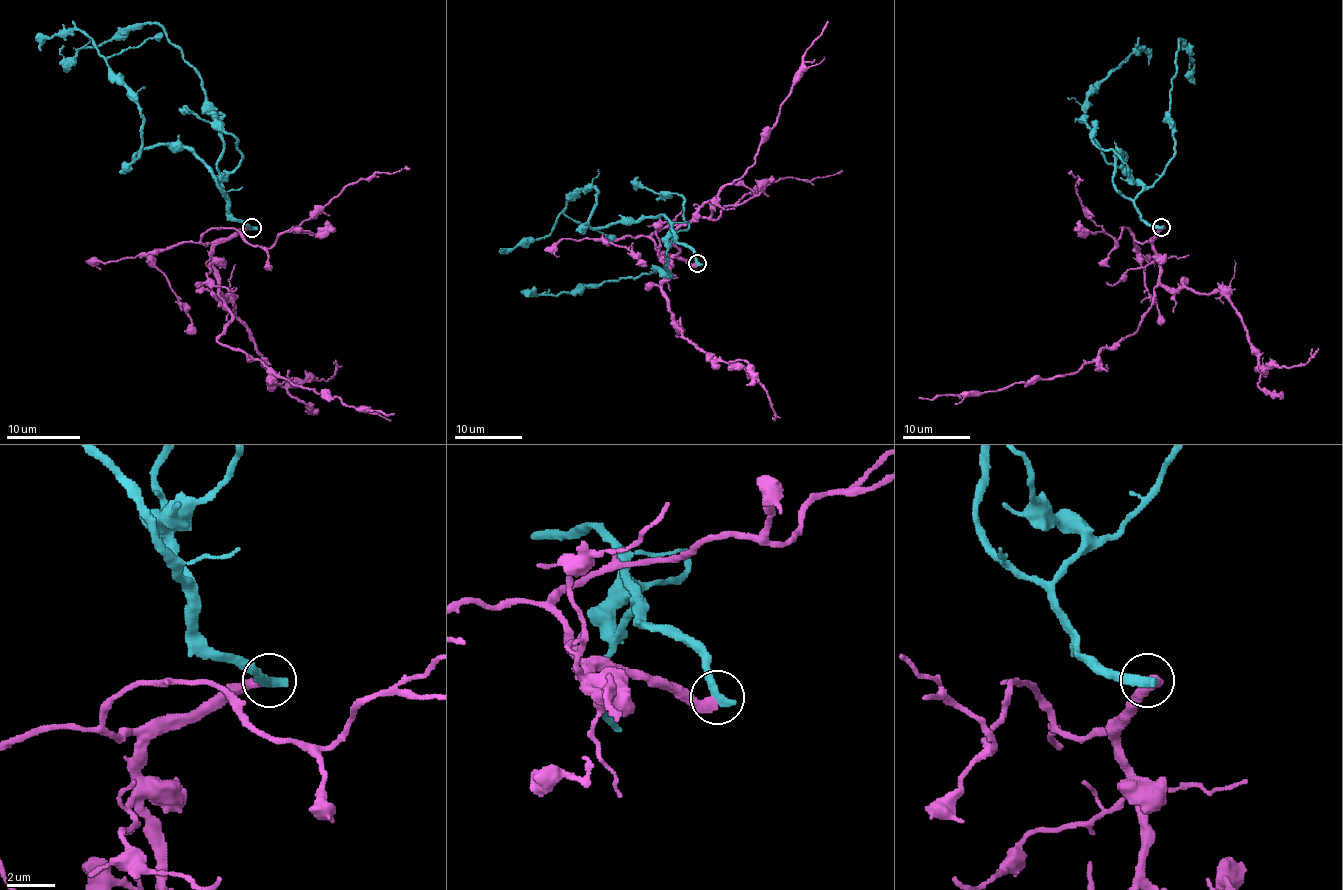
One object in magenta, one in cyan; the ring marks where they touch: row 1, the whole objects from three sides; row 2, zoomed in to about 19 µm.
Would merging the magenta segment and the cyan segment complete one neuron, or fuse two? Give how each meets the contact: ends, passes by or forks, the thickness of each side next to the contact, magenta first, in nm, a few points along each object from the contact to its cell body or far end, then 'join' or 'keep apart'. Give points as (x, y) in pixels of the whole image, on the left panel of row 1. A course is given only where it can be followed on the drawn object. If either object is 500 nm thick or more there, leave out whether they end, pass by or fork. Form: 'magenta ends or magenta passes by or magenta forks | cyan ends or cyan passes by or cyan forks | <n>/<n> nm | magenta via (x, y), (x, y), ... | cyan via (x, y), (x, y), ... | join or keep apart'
magenta ends | cyan ends | 440/480 nm | magenta via (251, 227), (214, 245), (214, 277), (231, 317), (218, 341), (240, 348), (295, 385), (352, 407), (393, 413) | cyan via (251, 227), (188, 150), (155, 144), (133, 161), (143, 128), (137, 96), (82, 32), (62, 30), (41, 50) | keep apart

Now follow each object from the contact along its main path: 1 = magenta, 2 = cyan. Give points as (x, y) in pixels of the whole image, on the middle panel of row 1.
1: (697, 263), (663, 255), (663, 261), (678, 251), (666, 238), (754, 164), (803, 54), (827, 20)
2: (697, 263), (661, 214), (595, 228), (589, 221), (594, 187), (573, 196), (541, 238), (504, 250)

